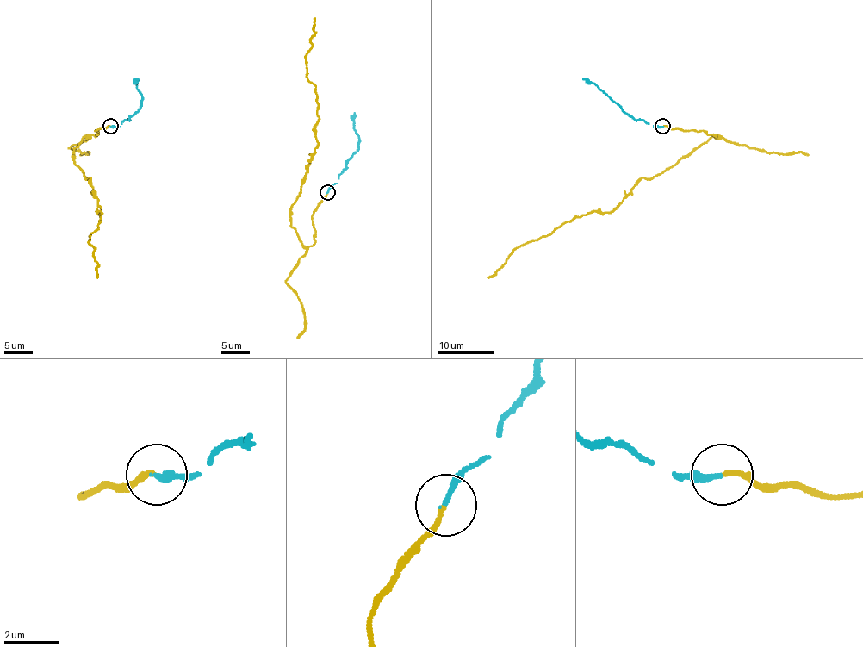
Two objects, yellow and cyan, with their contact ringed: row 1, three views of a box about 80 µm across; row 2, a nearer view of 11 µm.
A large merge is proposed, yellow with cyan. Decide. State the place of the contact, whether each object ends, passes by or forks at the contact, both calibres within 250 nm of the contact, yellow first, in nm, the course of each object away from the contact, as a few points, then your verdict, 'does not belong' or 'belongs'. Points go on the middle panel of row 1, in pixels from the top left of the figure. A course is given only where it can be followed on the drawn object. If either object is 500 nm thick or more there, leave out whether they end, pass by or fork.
place (327, 192); yellow ends; cyan ends; calibres 170 and 200 nm; course yellow (328, 193), (306, 247), (290, 207), (318, 143), (306, 56), (315, 17); course cyan (328, 193), (358, 148), (358, 136), (353, 123), (354, 112); belongs

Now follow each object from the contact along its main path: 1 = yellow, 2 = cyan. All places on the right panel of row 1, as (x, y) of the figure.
1: (663, 127), (717, 134), (661, 174), (642, 178), (613, 210), (574, 217), (548, 235), (517, 247), (487, 276)
2: (663, 127), (634, 120), (593, 83), (582, 79)

